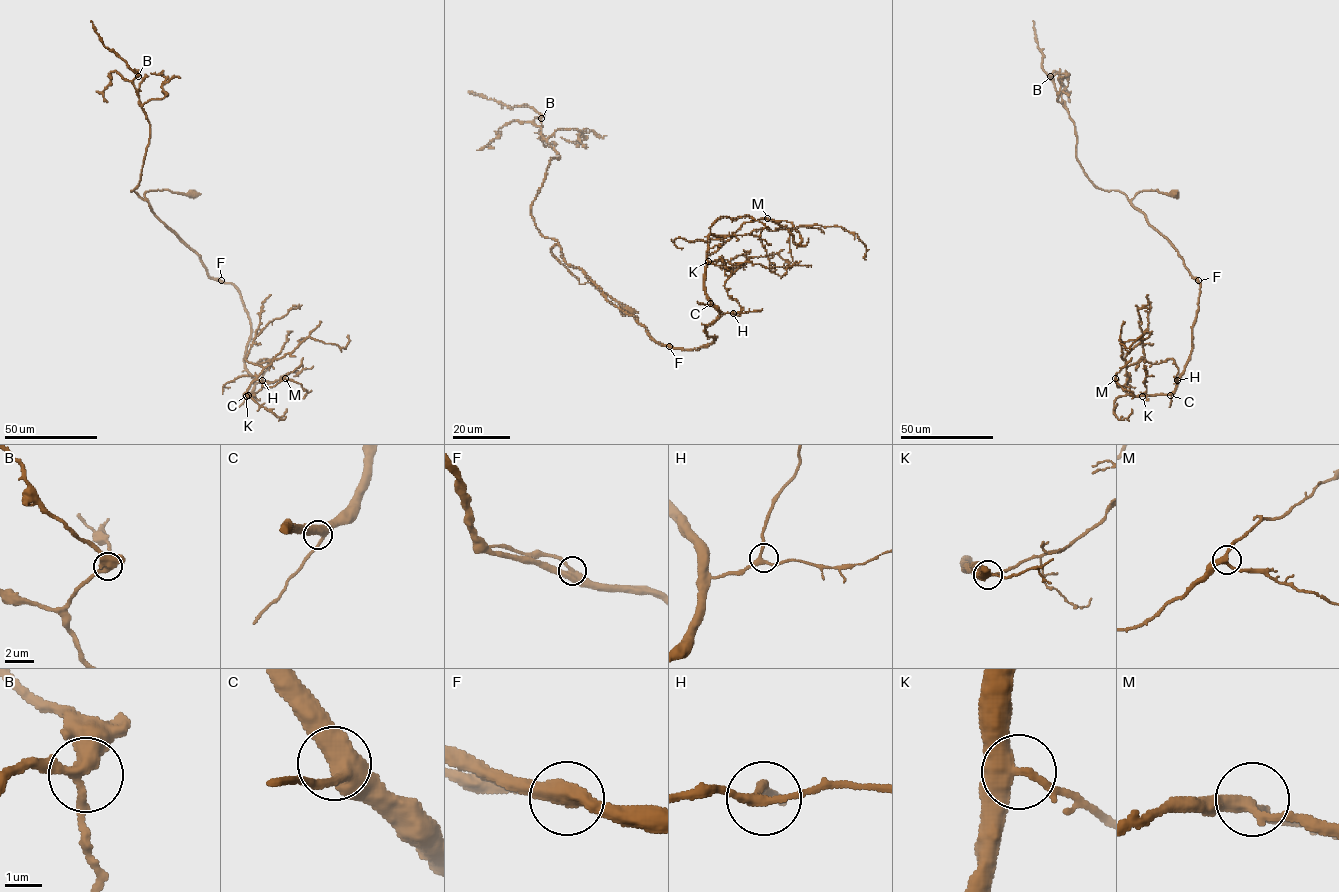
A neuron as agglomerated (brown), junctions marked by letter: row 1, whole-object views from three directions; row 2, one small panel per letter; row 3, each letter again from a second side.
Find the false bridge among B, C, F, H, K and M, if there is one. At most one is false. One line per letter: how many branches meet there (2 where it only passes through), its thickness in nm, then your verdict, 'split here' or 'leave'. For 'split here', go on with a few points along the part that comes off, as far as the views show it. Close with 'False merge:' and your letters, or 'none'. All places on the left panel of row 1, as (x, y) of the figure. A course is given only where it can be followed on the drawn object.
B: 3 branches meet; 380 nm thick; leave
C: 3 branches meet; 460 nm thick; leave
F: 3 branches meet; 380 nm thick; leave
H: 3 branches meet; 240 nm thick; leave
K: 3 branches meet; 360 nm thick; leave
M: 3 branches meet; 280 nm thick; leave
False merge: none

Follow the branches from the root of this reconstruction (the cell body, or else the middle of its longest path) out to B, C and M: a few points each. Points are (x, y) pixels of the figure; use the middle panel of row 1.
B: (625, 308), (580, 284), (551, 253), (558, 242), (535, 225), (530, 204), (559, 158), (533, 124), (541, 118)
C: (625, 308), (550, 250), (558, 243), (665, 345), (711, 343), (710, 303)
M: (625, 308), (550, 250), (654, 340), (696, 349), (720, 315), (708, 237), (767, 218)

